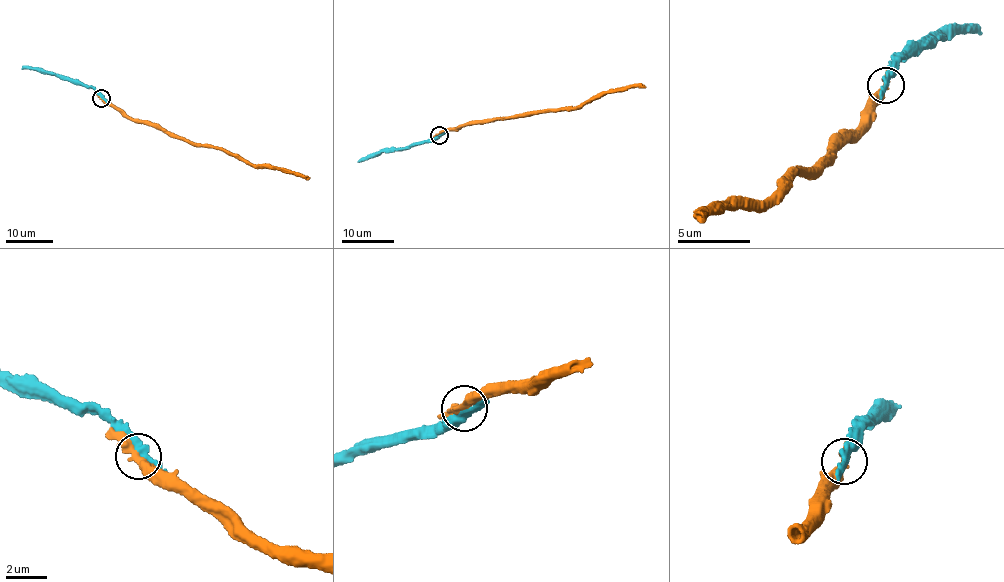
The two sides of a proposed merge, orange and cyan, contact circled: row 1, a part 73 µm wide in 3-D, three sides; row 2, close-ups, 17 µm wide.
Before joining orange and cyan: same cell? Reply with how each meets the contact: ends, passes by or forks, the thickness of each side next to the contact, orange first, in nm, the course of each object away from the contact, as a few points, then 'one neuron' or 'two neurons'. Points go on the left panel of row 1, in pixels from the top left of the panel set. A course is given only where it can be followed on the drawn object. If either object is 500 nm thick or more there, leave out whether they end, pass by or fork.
orange passes by | cyan passes by | 360/360 nm | orange via (101, 98), (130, 117), (158, 123), (196, 144), (222, 148), (254, 165), (290, 170), (310, 178) | cyan via (101, 98), (91, 87), (22, 66) | one neuron

